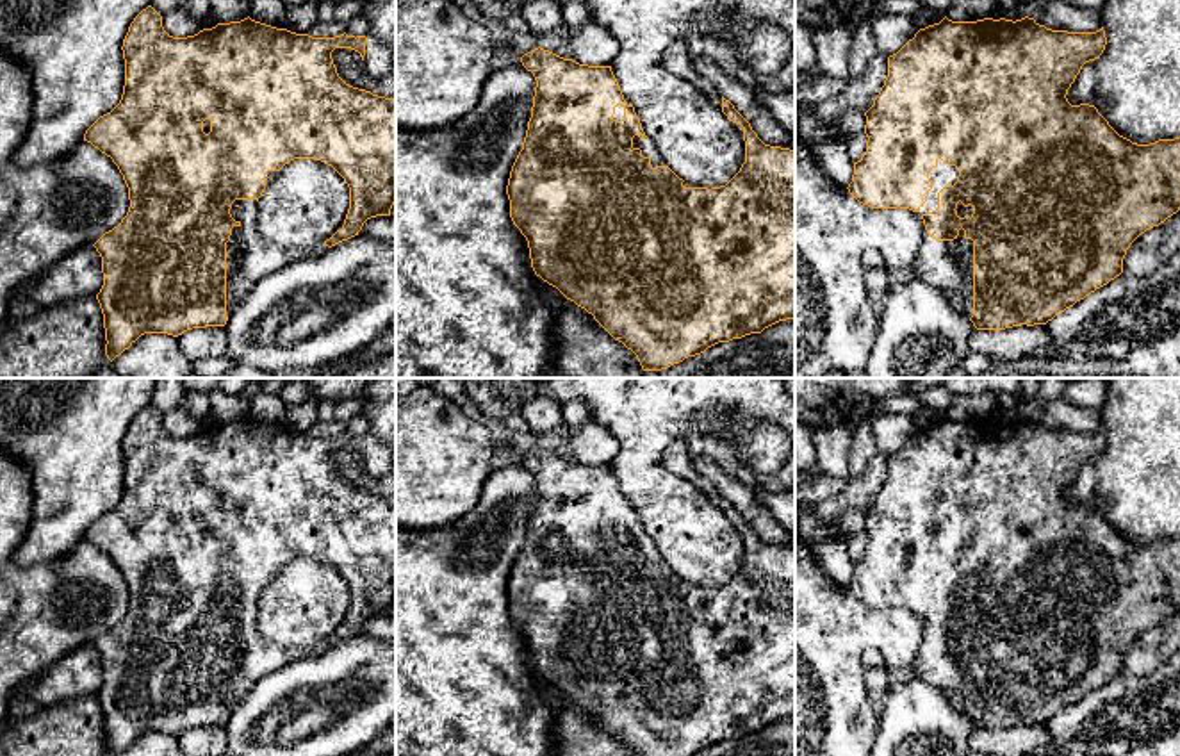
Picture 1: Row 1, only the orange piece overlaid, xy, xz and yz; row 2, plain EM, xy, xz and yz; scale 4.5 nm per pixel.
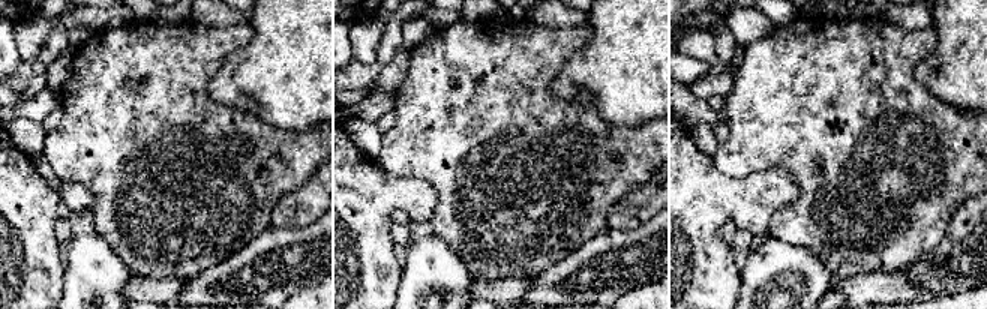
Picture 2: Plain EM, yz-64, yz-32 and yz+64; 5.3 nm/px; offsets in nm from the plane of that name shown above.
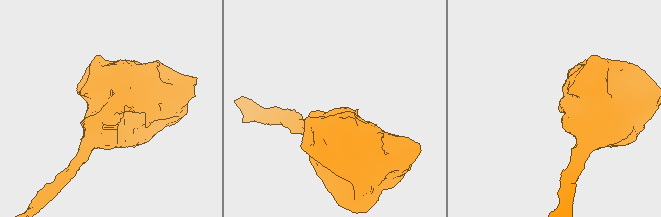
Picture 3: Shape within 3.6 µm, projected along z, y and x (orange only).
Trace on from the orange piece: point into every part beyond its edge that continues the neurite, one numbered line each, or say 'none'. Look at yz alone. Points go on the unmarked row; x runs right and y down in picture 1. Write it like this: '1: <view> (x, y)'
1: yz (943, 573)

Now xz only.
1: xz (647, 546)

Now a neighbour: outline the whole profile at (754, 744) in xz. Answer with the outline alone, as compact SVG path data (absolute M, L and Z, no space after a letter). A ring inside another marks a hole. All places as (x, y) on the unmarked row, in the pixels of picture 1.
M750 733L729 742L718 742L695 756L795 756L795 747L770 744L761 733Z

